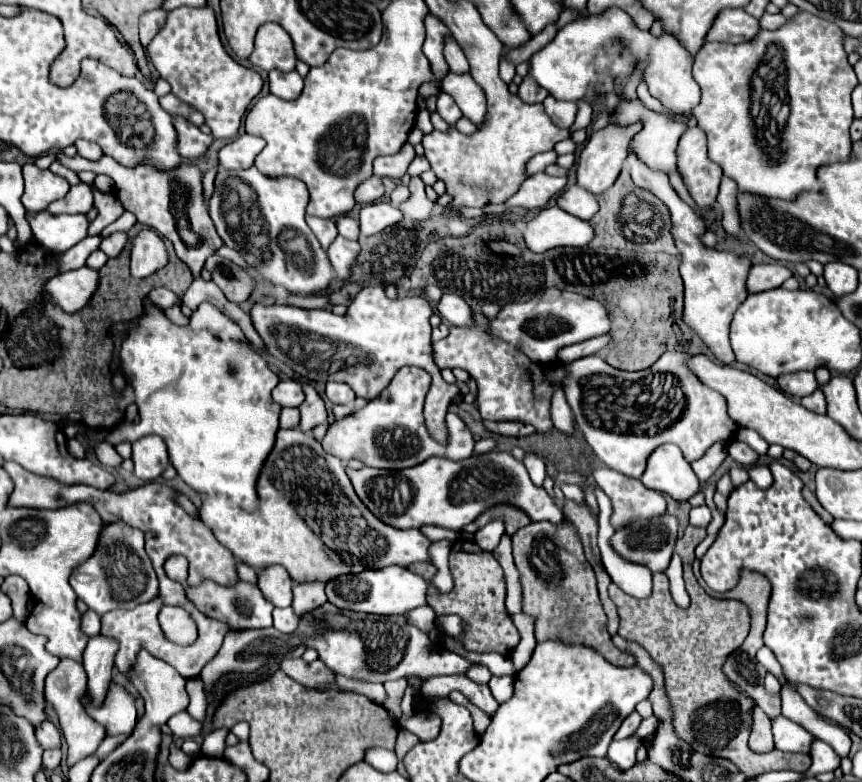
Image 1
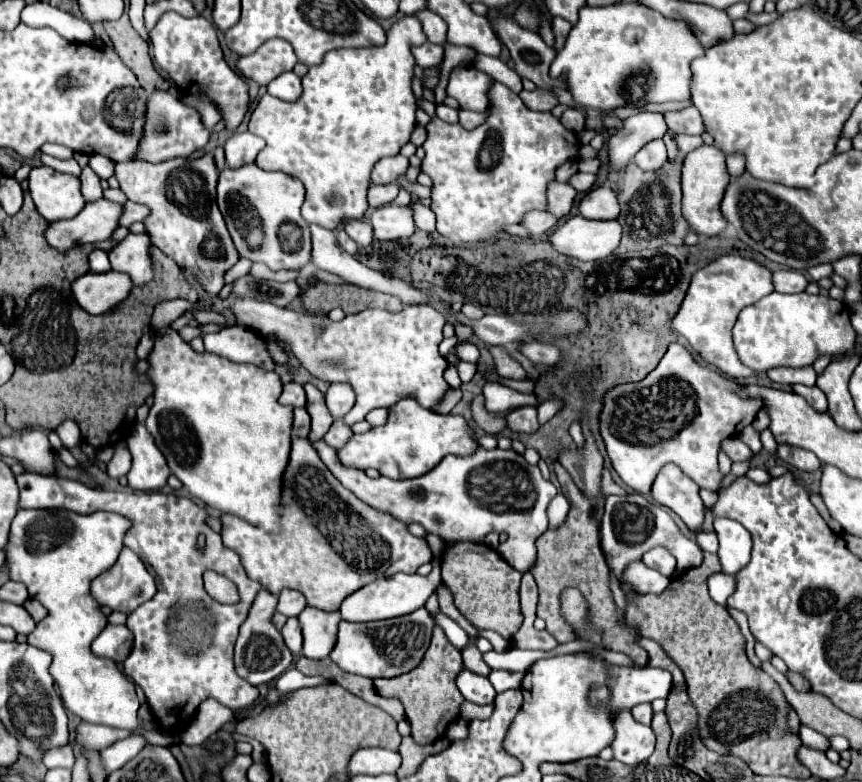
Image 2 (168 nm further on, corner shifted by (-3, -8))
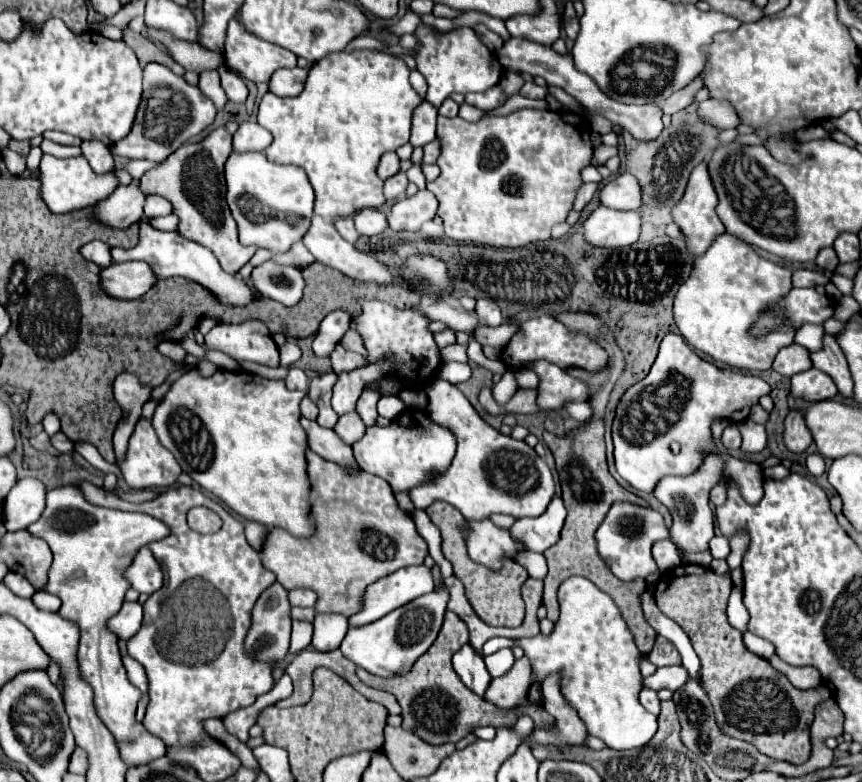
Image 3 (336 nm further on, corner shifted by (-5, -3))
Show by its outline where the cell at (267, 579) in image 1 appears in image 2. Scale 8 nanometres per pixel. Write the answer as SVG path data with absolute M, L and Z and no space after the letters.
M283 589L279 593L279 605L277 605L277 611L287 615L287 617L297 617L301 613L301 609L307 607L307 601L301 593L293 591L293 589Z

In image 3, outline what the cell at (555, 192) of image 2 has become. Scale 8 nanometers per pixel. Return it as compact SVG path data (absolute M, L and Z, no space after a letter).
M581 184L581 186L577 188L577 192L575 192L573 210L581 212L581 210L587 206L587 202L593 198L593 194L597 192L597 188L599 188L598 184Z

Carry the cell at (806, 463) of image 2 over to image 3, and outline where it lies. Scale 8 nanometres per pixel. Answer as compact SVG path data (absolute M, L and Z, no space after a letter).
M791 410L789 416L785 418L785 430L783 430L783 442L785 446L795 452L795 454L801 454L805 452L809 446L811 446L811 434L807 432L807 426L803 424L803 418L801 418L801 412L797 410Z

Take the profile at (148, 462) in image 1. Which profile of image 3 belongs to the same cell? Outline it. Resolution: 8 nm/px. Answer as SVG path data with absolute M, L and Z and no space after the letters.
M149 420L137 422L137 426L135 426L131 438L129 438L129 450L125 454L125 462L119 464L119 468L121 468L123 480L133 490L139 490L139 488L169 488L177 482L177 476L181 474L181 466L171 456L171 452L159 444L157 434L155 434Z

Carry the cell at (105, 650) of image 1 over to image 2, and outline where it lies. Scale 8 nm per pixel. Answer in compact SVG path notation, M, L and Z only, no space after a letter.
M107 625L99 637L93 641L91 649L99 657L109 657L113 661L125 661L133 647L133 633L127 625Z

